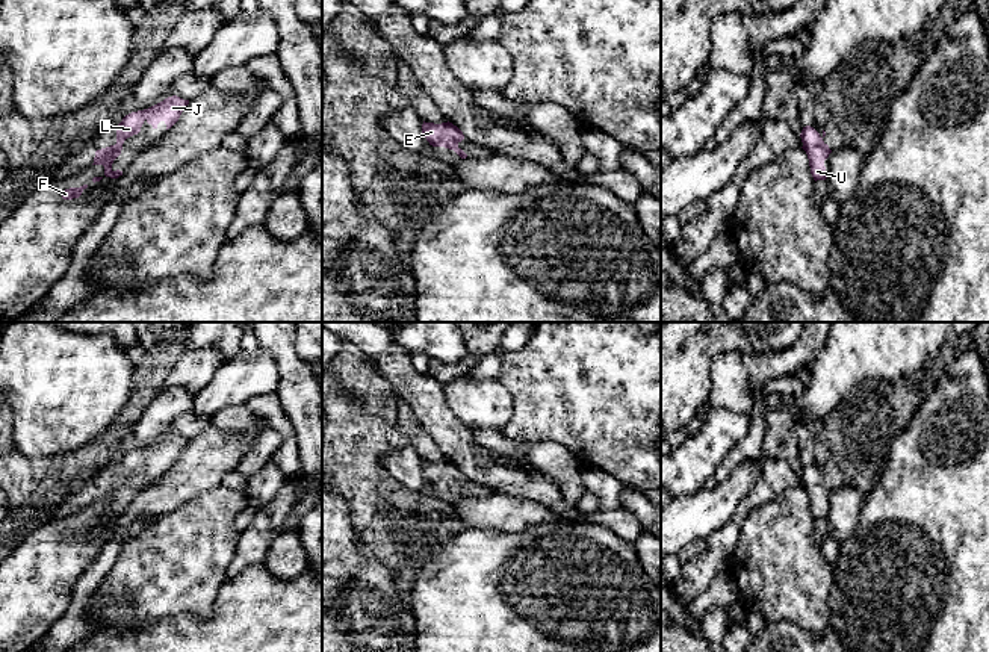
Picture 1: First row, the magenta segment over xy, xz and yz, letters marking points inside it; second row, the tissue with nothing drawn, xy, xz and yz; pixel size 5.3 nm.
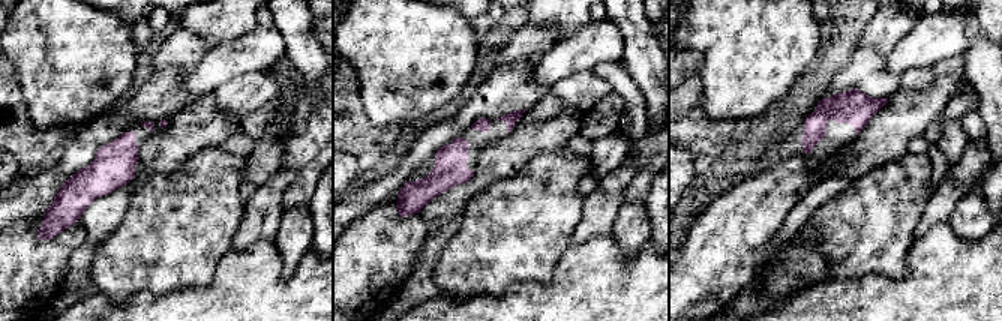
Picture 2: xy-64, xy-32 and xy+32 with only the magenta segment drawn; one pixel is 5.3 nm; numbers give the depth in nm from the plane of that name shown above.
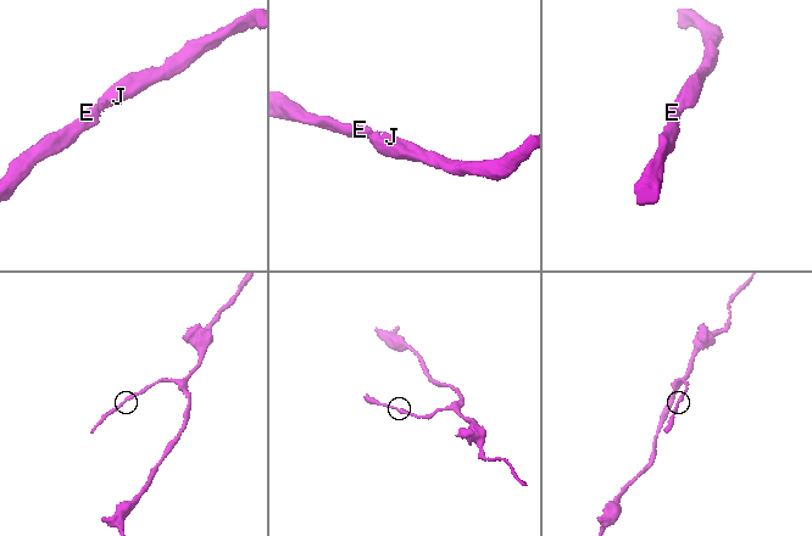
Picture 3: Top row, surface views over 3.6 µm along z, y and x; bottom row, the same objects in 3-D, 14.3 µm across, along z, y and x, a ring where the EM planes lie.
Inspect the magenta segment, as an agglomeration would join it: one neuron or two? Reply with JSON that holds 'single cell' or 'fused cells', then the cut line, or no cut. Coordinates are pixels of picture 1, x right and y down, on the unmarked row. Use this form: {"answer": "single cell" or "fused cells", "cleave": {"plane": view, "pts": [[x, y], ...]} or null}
{"answer": "single cell", "cleave": null}

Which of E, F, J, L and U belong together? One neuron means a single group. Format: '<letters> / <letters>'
E F J L U

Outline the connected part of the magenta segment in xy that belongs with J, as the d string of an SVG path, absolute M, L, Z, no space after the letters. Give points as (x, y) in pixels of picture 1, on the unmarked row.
M172 434L148 448L126 454L116 464L116 483L97 489L92 504L103 504L106 516L118 517L122 514L122 510L113 510L112 502L121 493L124 480L133 473L138 473L145 460L151 463L153 467L157 467L160 460L166 463L166 469L171 467L178 460L188 443L189 439Z

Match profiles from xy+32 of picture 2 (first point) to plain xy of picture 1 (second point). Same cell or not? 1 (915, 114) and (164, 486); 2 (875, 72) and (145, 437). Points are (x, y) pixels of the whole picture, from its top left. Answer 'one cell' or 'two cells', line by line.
1: one cell
2: one cell

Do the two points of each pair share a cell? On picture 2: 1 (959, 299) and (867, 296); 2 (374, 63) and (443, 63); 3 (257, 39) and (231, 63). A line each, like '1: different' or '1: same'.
1: same
2: same
3: same

